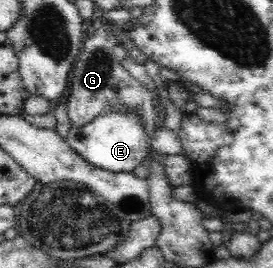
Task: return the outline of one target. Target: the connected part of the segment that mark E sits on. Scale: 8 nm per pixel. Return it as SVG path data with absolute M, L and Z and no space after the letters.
M134 113L98 116L94 122L84 124L80 130L71 130L67 144L90 167L114 174L134 173L134 170L145 162L148 154L148 137L144 134L144 129L140 127Z

